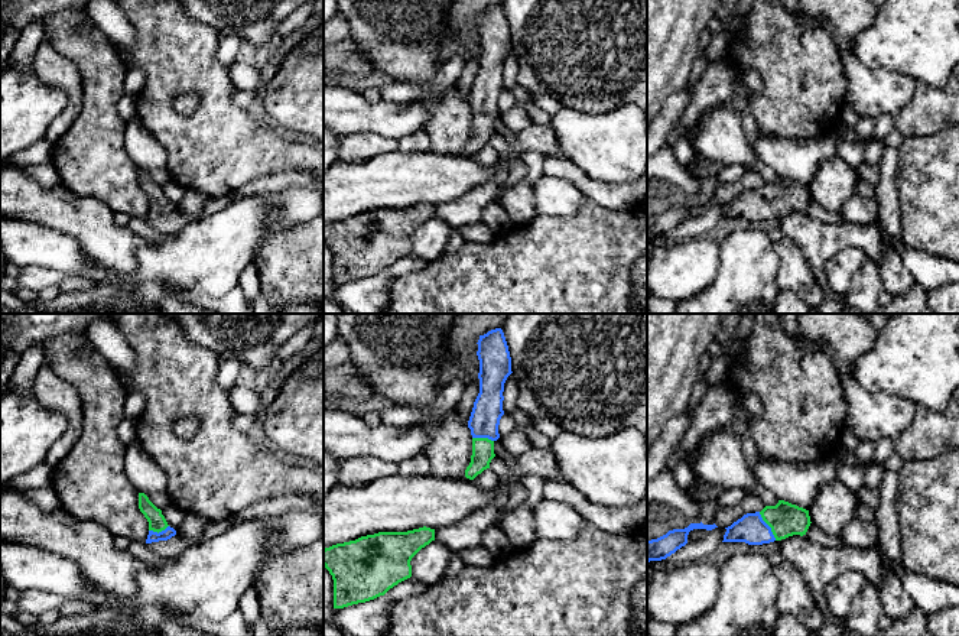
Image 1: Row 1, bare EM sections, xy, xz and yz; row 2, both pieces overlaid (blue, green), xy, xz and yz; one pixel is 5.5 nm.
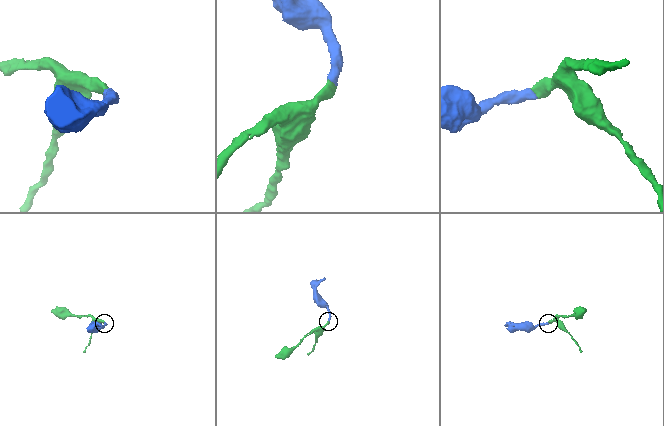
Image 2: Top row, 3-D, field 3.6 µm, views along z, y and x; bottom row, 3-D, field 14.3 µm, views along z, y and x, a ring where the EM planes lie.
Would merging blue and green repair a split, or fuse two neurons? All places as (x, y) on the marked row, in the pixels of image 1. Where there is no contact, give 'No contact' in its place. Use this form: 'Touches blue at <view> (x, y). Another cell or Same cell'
Touches blue at yz (769, 526). Same cell

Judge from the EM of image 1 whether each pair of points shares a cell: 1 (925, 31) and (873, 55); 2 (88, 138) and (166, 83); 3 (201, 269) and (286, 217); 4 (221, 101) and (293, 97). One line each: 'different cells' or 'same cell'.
1: same cell
2: different cells
3: same cell
4: different cells

